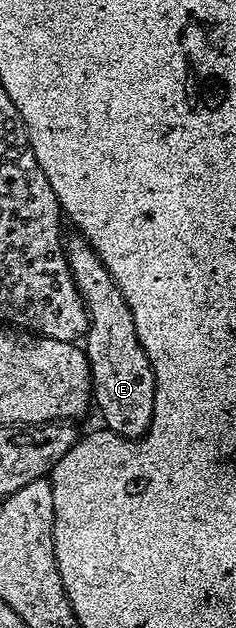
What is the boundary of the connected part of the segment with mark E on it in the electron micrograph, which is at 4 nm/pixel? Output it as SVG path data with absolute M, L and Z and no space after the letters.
M73 236L73 239L64 243L65 259L69 271L77 285L77 291L85 302L85 311L89 313L89 331L83 339L83 349L89 361L89 370L93 373L92 401L95 410L101 413L104 429L115 432L124 438L141 438L149 431L151 416L155 412L155 376L153 366L147 360L147 352L143 352L143 344L139 344L137 325L131 320L131 308L127 308L127 300L123 292L115 284L115 280L107 272L105 264L91 248L87 238Z

